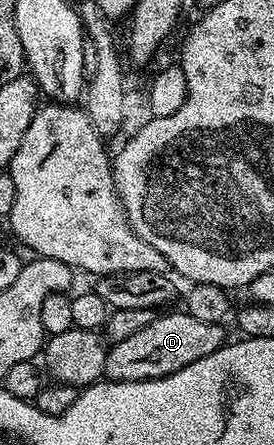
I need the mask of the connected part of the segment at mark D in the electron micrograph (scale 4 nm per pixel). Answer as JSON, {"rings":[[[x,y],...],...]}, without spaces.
{"rings":[[[186,310],[170,311],[156,314],[155,319],[143,329],[137,329],[133,337],[125,337],[125,341],[110,344],[103,369],[108,380],[160,379],[169,373],[177,373],[177,369],[185,369],[185,365],[193,365],[193,361],[201,361],[201,357],[209,357],[209,353],[224,346],[224,324],[205,325],[205,321],[197,321],[197,317],[187,314]]]}

